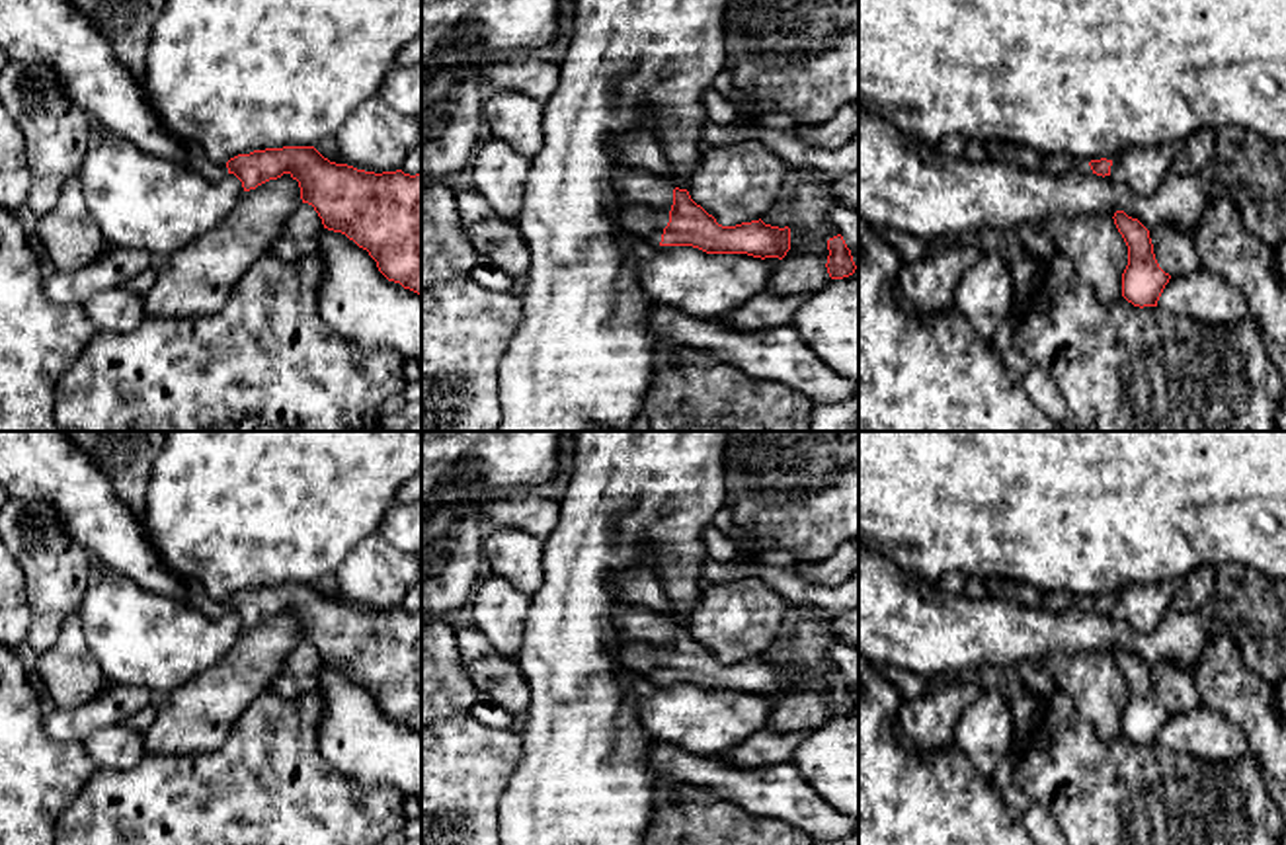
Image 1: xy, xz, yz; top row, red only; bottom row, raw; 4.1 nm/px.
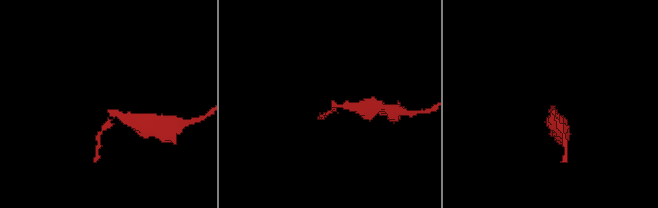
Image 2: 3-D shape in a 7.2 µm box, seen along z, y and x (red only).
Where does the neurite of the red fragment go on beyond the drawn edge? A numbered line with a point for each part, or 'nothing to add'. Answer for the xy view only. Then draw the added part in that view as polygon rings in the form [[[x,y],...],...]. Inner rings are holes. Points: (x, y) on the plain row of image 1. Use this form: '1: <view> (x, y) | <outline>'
1: xy (198, 598) | [[[180,576],[185,585],[185,603],[209,619],[221,619],[228,613],[228,605],[222,599],[213,599],[203,585],[189,576]]]

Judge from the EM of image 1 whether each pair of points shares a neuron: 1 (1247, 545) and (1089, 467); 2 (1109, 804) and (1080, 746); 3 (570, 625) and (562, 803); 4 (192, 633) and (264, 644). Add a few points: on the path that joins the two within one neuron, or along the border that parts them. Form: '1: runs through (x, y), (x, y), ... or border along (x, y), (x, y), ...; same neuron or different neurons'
1: runs through (1208, 506), (1169, 467), (1128, 467); same neuron
2: runs through (1095, 791), (1080, 775), (1080, 760); same neuron
3: runs through (568, 670), (551, 699), (562, 758); same neuron
4: border along (244, 629), (237, 643), (201, 672); different neurons

